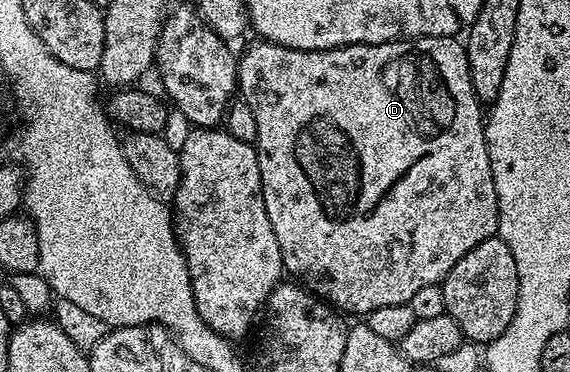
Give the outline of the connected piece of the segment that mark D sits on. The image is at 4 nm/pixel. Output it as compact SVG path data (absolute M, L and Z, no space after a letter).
M459 37L410 38L398 42L360 42L356 46L335 46L332 50L299 50L298 48L279 46L277 42L256 40L256 43L244 55L242 53L239 55L236 81L239 97L250 108L250 112L254 112L254 120L258 124L254 145L258 156L258 168L262 176L262 200L266 204L266 216L270 216L270 228L274 228L274 236L278 236L278 248L282 252L284 269L289 275L293 274L292 278L297 283L303 284L312 294L331 304L337 311L343 312L345 315L367 316L370 312L374 312L374 308L390 308L390 304L408 304L410 296L414 296L422 288L441 285L444 277L450 272L450 268L454 268L454 264L458 264L458 260L462 260L462 256L466 256L466 252L470 252L470 248L482 244L482 240L491 238L497 233L500 225L498 196L494 192L494 176L490 172L490 152L488 151L488 141L484 135L486 118L483 113L480 115L482 103L474 92L468 53L464 50L464 42Z

